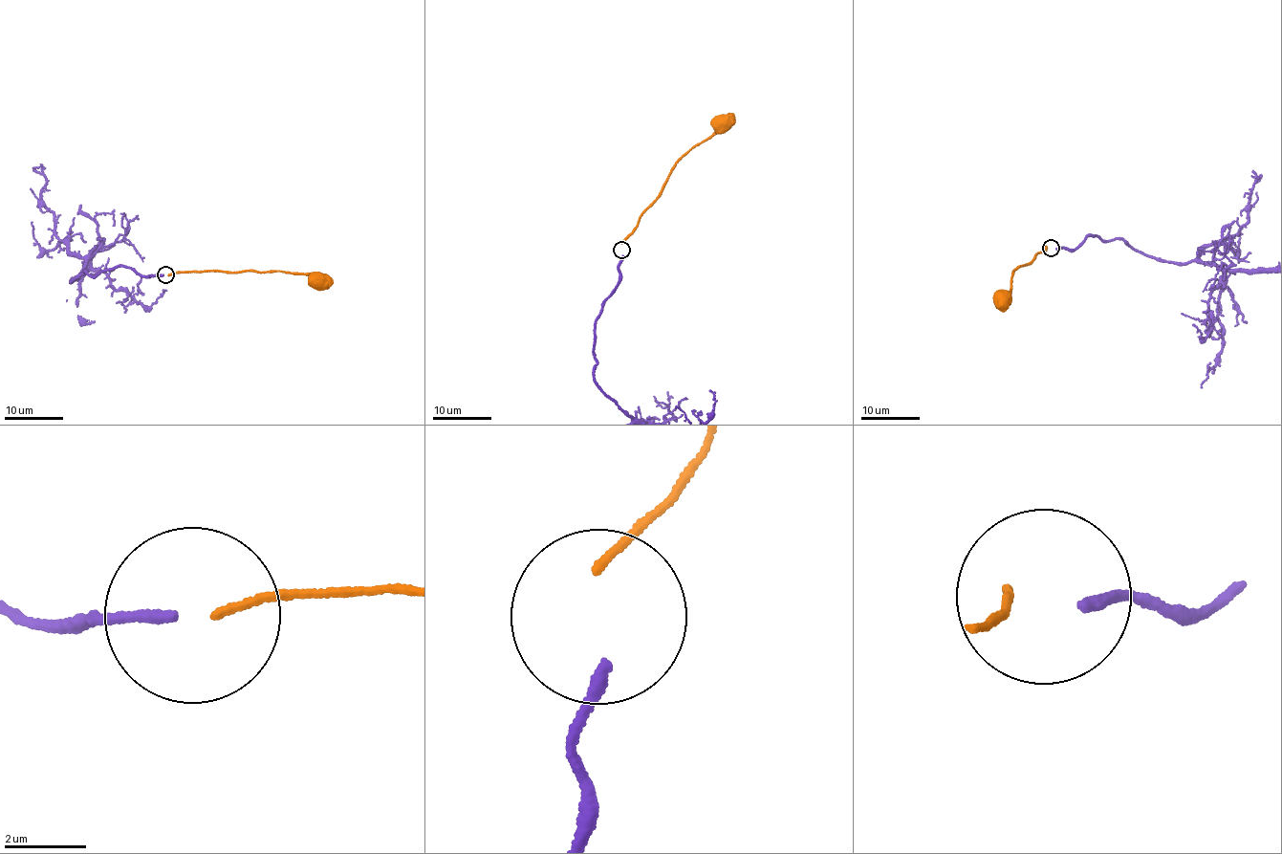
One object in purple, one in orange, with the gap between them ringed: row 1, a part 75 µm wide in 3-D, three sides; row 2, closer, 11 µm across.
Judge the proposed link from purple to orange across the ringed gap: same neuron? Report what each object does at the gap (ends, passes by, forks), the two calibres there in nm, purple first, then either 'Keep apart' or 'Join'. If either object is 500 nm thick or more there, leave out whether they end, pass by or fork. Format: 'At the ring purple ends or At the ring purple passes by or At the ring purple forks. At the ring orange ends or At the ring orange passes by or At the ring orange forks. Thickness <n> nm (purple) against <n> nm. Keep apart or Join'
At the ring purple ends. At the ring orange ends. Thickness 280 nm (purple) against 190 nm. Keep apart

